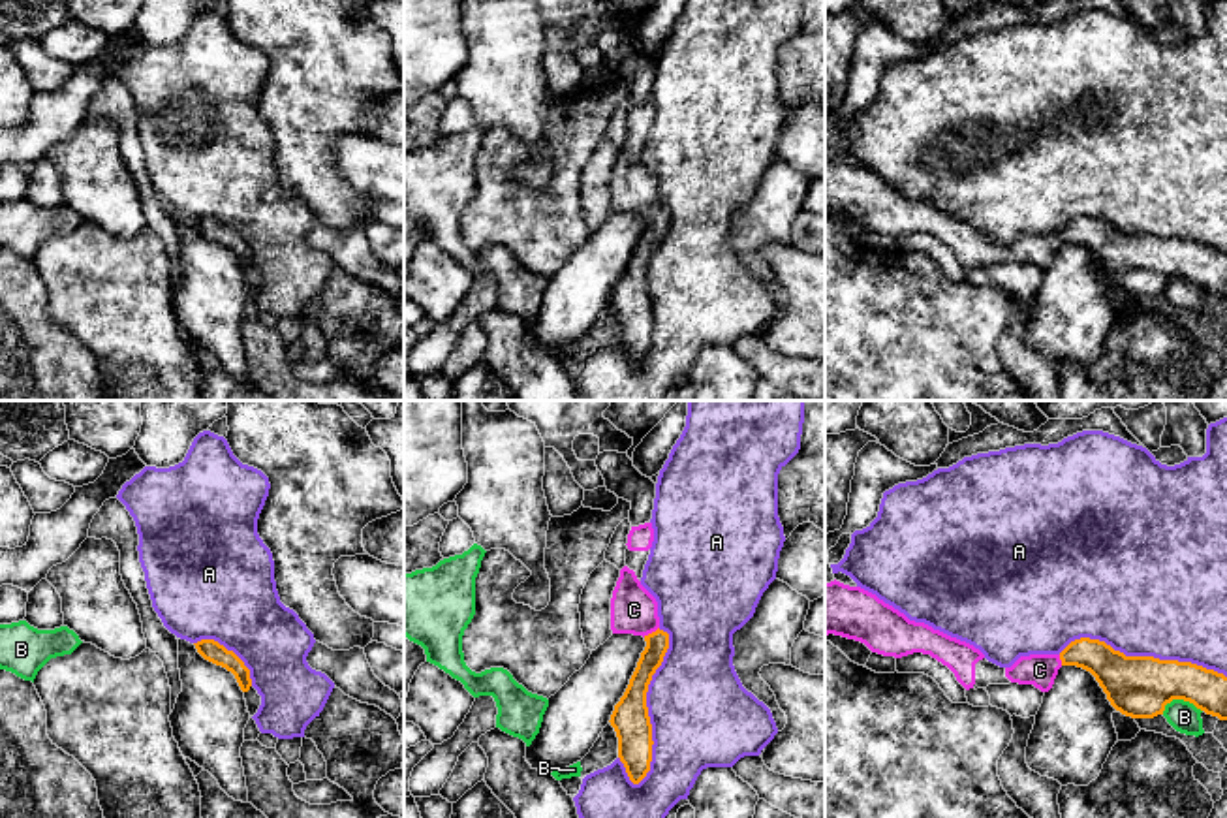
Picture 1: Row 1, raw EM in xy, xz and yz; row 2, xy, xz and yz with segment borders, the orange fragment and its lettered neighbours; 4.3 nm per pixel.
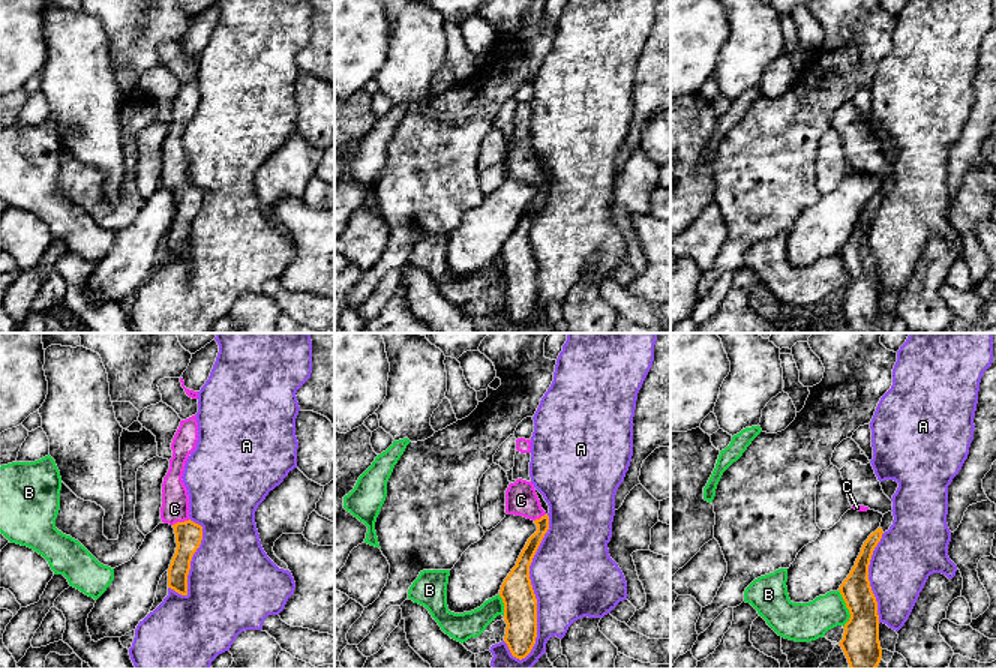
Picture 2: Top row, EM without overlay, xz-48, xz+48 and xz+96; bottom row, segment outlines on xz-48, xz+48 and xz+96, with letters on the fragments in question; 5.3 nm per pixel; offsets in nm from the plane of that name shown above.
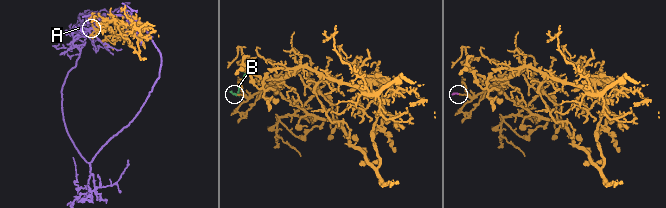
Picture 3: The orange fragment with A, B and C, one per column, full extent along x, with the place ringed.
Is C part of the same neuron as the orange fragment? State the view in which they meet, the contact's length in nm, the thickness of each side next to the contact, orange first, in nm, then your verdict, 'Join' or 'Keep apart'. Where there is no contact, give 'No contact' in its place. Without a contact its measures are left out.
Touches orange in xz. Shared border 80 nm. Thickness 100 nm (orange) against 200 nm. Join

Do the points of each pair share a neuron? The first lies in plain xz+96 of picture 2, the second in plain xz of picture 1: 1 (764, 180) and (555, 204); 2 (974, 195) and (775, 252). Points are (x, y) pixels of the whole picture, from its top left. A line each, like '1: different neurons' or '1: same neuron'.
1: same neuron
2: different neurons

